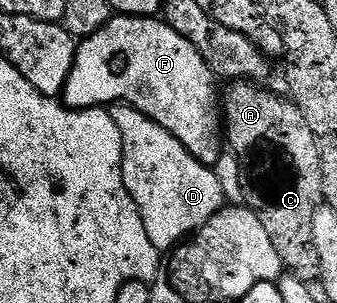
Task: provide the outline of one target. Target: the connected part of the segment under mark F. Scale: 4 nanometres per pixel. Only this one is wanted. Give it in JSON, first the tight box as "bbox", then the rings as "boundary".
{"bbox":[64,16,224,167],"boundary":[[[114,16],[95,34],[81,39],[74,51],[74,67],[66,81],[64,102],[71,110],[106,108],[111,104],[134,106],[160,128],[172,132],[197,162],[217,167],[224,150],[224,126],[220,121],[220,94],[214,91],[215,74],[192,43],[184,40],[164,20],[154,16]]]}

